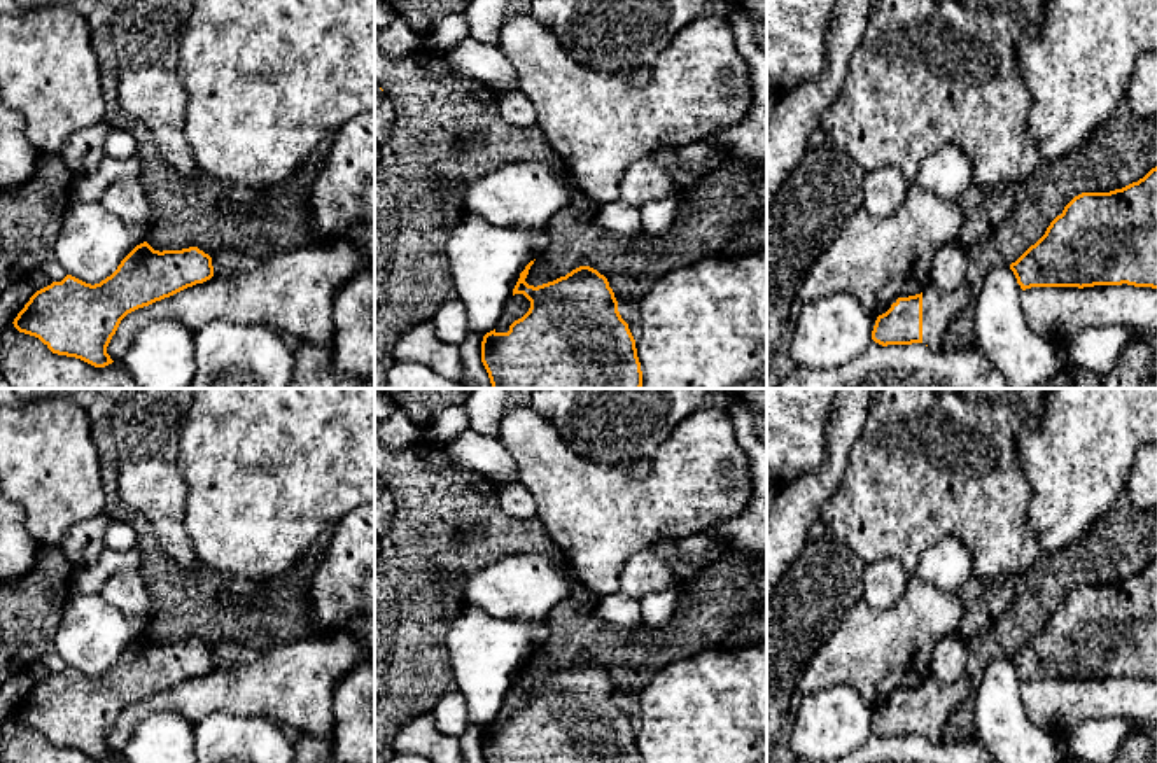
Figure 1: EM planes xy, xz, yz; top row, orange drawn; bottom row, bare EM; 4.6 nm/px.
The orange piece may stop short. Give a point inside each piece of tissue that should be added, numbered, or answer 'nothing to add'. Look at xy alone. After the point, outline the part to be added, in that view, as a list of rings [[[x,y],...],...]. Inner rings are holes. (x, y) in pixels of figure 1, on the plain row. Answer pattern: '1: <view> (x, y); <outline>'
nothing to add

